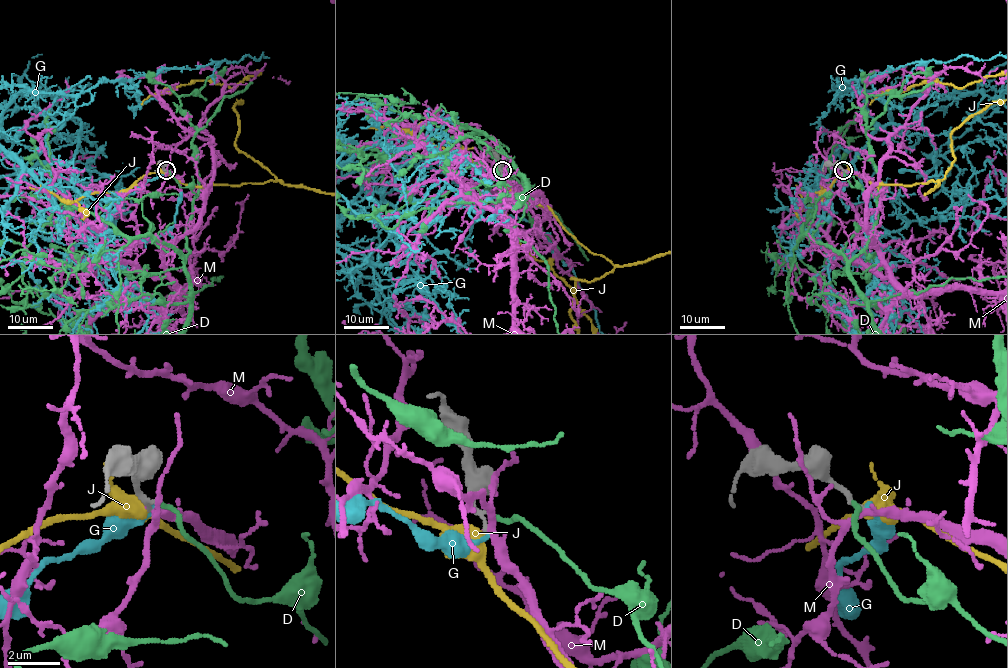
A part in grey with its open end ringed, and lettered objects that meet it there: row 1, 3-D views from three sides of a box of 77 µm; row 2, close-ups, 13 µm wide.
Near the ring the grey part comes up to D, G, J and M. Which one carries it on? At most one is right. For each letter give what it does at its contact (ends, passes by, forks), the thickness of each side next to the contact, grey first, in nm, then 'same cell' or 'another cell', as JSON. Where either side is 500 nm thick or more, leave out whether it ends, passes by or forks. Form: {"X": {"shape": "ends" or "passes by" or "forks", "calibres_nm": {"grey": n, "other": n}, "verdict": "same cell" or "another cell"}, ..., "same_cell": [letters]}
{"D": {"shape": "ends", "calibres_nm": {"grey": 220, "other": 150}, "verdict": "same cell"}, "G": {"shape": "ends", "calibres_nm": {"grey": 190, "other": 160}, "verdict": "another cell"}, "J": {"calibres_nm": {"grey": 160, "other": 750}, "verdict": "another cell"}, "M": {"shape": "passes by", "calibres_nm": {"grey": 190, "other": 240}, "verdict": "another cell"}, "same_cell": ["D"]}

